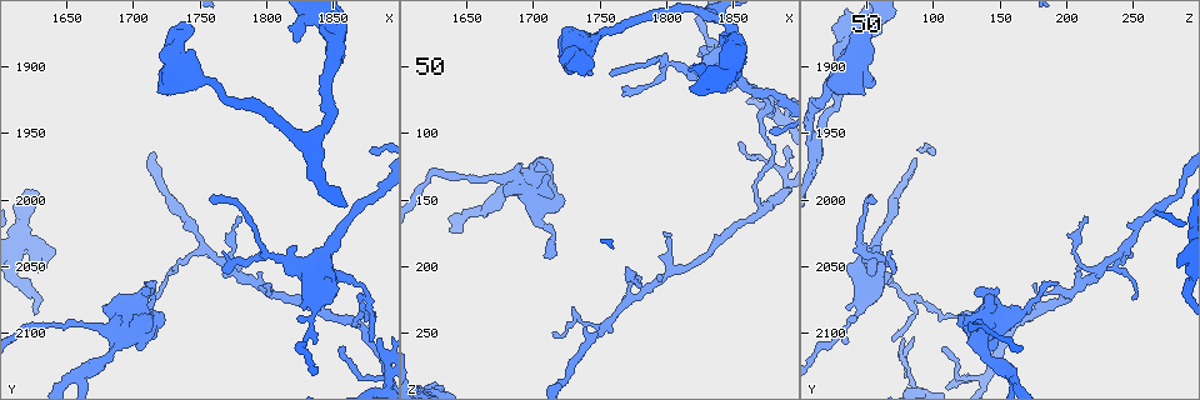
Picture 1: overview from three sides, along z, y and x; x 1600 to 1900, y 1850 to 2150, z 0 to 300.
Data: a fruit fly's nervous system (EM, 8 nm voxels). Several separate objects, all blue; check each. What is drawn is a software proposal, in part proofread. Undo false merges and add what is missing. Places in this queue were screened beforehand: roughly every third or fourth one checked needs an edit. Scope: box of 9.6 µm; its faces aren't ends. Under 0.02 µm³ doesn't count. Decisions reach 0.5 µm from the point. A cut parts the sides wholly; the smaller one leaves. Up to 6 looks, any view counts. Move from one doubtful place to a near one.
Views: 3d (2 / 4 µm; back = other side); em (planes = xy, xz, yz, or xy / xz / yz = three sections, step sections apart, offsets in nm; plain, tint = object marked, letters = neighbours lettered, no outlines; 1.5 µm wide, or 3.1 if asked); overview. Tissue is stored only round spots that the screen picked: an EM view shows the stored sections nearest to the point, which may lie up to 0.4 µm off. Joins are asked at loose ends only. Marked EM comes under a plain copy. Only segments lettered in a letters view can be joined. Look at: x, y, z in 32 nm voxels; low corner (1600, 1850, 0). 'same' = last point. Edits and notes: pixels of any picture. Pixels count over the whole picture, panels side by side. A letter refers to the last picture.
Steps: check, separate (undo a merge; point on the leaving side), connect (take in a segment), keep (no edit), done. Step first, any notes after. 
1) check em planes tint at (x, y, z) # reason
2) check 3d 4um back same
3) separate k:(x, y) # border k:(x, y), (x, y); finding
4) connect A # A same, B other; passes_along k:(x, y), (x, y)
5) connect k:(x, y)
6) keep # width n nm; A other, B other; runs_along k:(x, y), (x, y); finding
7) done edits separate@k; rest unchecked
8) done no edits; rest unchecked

check em planes letters at (1678, 2080, 142)

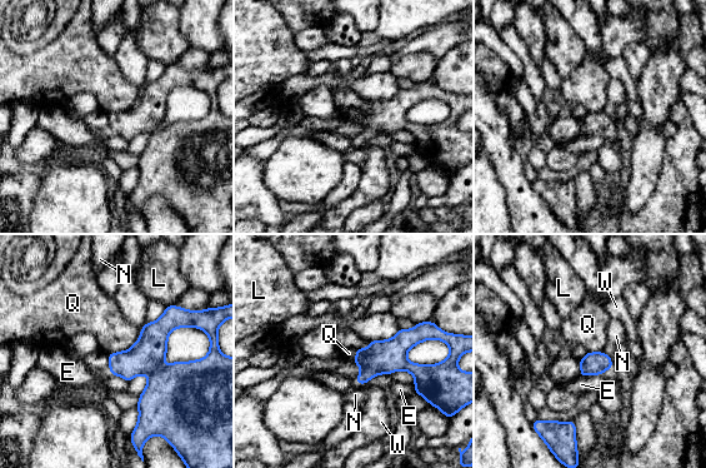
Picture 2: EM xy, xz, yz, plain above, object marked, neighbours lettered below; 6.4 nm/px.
keep # E other, L other, N other, Q other, W other; border 2:(141, 328), (129, 348), (108, 354); no lettered segment goes on from it

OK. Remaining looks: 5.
check 3d 4um at (1826, 2080, 34) # free end

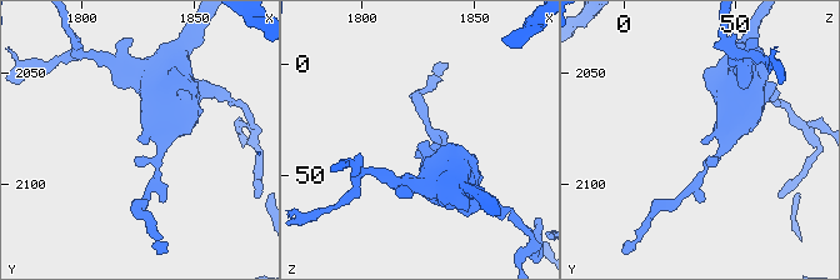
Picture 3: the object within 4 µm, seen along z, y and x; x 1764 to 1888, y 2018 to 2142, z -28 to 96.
check em planes letters at (1828, 2082, 36)

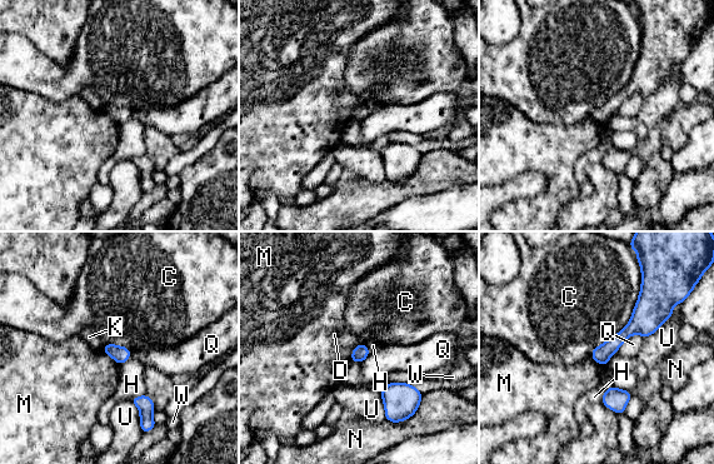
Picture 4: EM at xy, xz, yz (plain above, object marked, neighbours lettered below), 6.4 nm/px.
keep # C other, D other, H other, K other, M other, N other, Q other, U other, W other; none of them fits

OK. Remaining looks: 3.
check 3d 2um at (1710, 2060, 192) # thin end

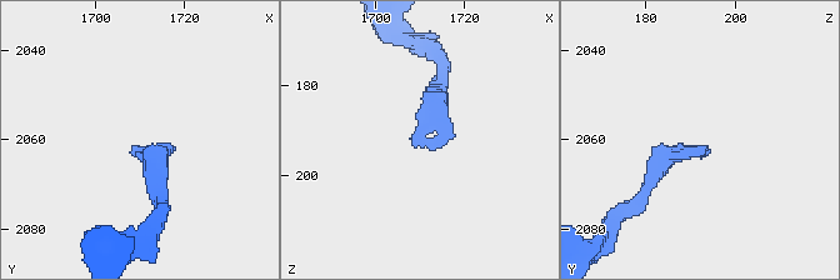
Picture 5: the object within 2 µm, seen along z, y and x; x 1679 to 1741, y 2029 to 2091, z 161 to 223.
check em xy step 8 tint at (1709, 2061, 193)

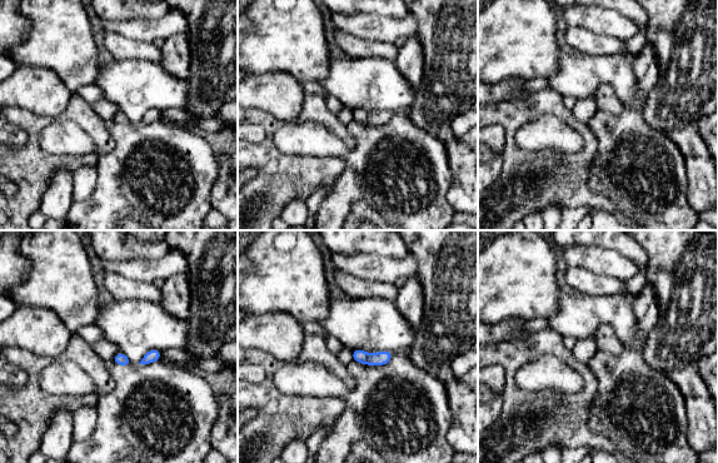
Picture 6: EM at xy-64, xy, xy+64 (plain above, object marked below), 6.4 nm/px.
check em planes letters same # cut it another way

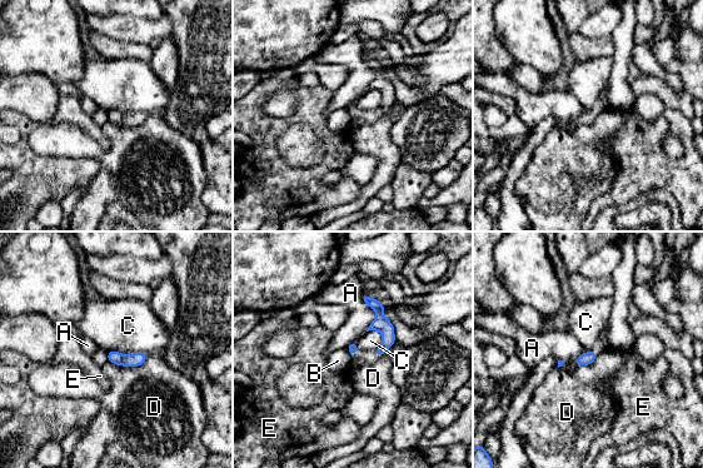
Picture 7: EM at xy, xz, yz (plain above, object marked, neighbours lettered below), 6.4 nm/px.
keep # A other, B other, C other, D other, E other; border 7:(362, 334), (379, 330), (380, 347); no lettered segment goes on from it

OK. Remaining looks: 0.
done no edits; rest unchecked

